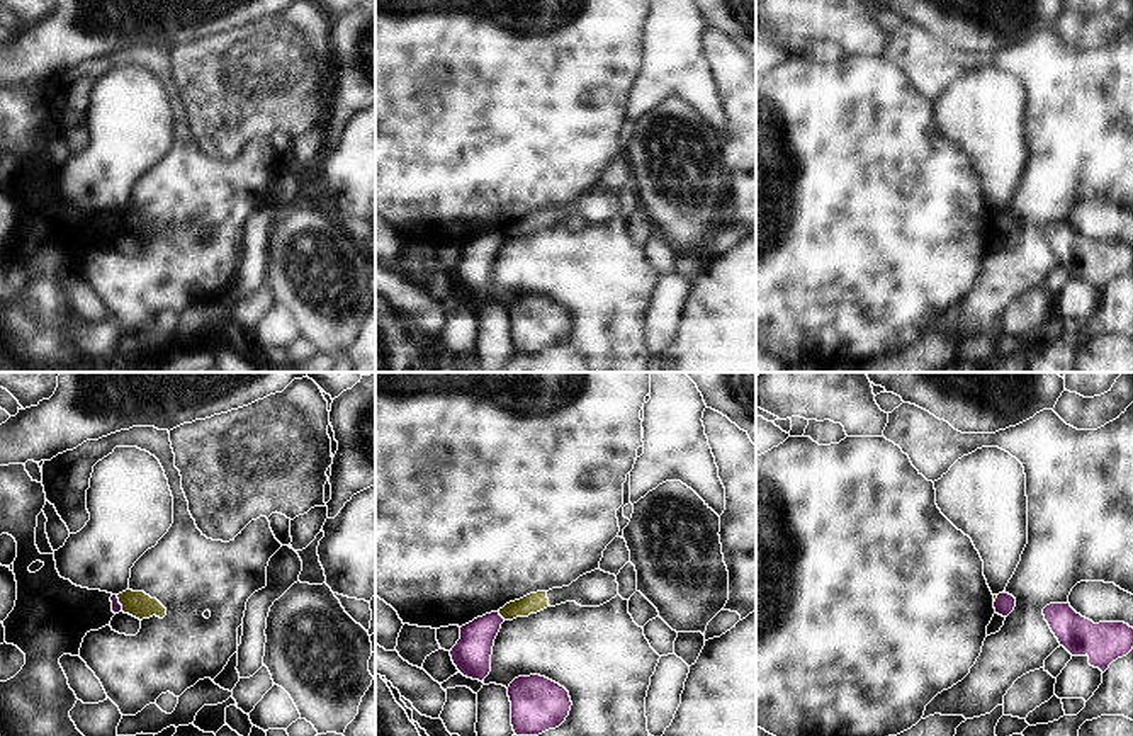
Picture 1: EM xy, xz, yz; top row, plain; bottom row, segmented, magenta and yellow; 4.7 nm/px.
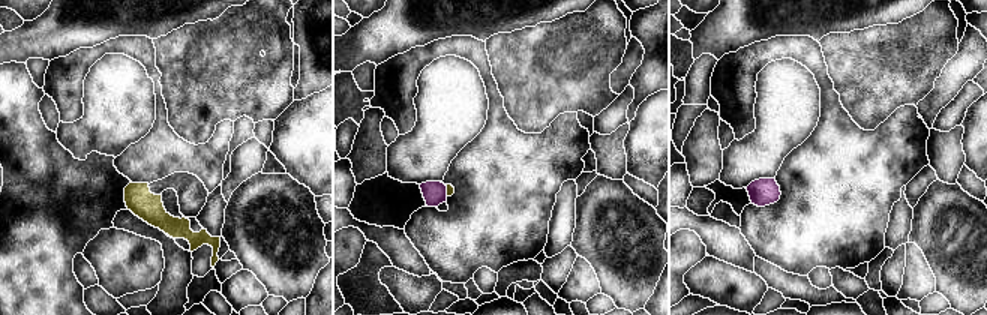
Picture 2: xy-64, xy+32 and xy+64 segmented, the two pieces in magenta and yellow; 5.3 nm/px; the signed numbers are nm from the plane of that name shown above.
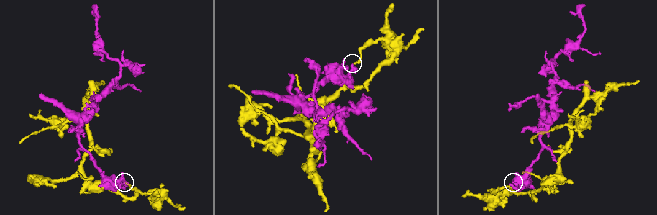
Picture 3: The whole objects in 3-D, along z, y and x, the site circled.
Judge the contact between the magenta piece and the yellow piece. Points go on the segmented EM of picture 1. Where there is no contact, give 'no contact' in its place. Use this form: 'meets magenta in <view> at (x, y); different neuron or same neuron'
meets magenta in xz at (500, 616); different neuron

